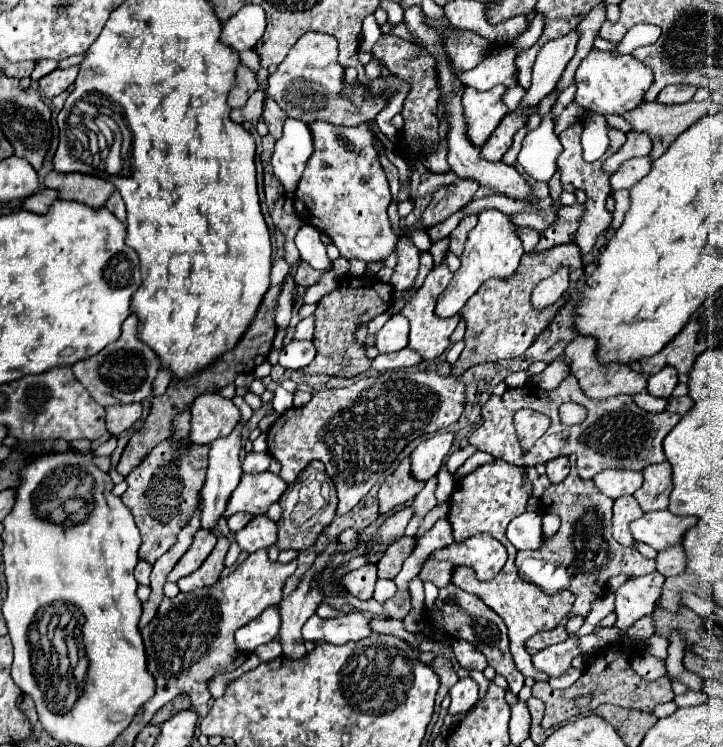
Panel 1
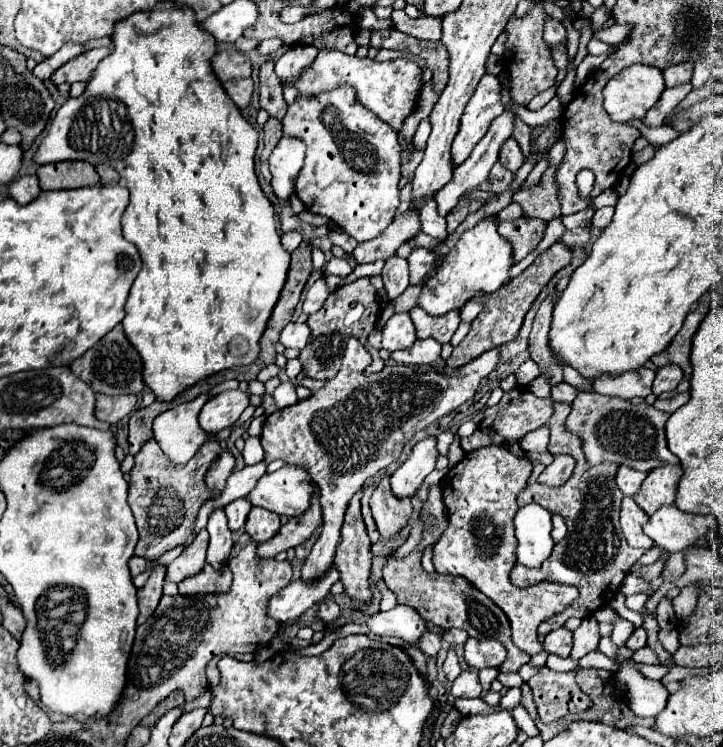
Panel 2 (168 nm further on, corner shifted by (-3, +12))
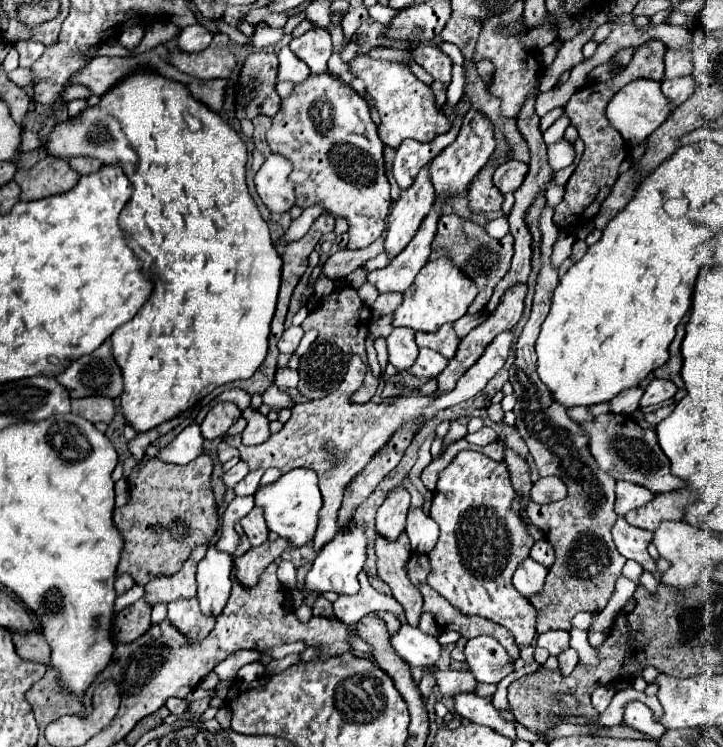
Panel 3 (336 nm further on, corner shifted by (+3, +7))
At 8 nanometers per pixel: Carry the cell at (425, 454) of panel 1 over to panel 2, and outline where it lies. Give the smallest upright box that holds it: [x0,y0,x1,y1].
[390,438,436,498]

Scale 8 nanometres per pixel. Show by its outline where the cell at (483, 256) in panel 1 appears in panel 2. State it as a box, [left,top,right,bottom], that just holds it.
[416,218,512,316]

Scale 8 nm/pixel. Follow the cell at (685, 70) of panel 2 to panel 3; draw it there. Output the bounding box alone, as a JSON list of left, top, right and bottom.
[664,49,694,79]

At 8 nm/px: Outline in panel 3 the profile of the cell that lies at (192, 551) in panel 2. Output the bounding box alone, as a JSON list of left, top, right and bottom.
[146,545,206,605]

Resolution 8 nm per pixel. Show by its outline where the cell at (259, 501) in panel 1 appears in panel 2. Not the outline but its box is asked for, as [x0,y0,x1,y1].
[248,466,316,518]

